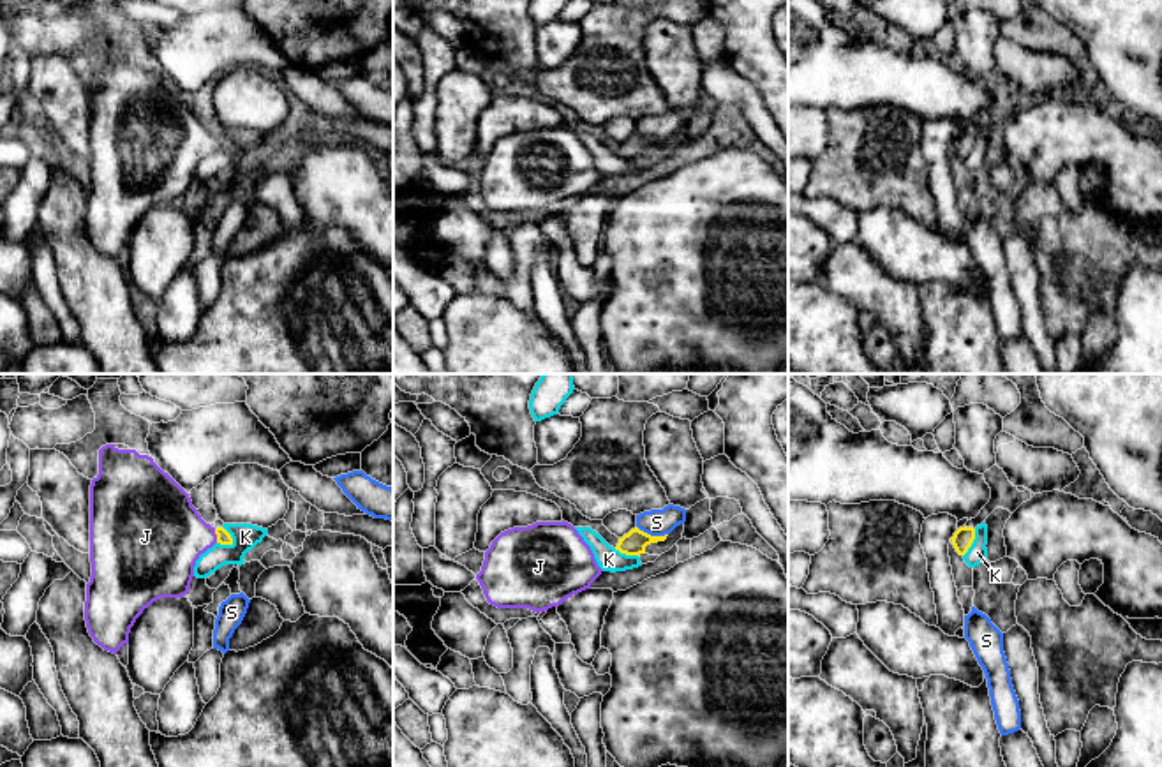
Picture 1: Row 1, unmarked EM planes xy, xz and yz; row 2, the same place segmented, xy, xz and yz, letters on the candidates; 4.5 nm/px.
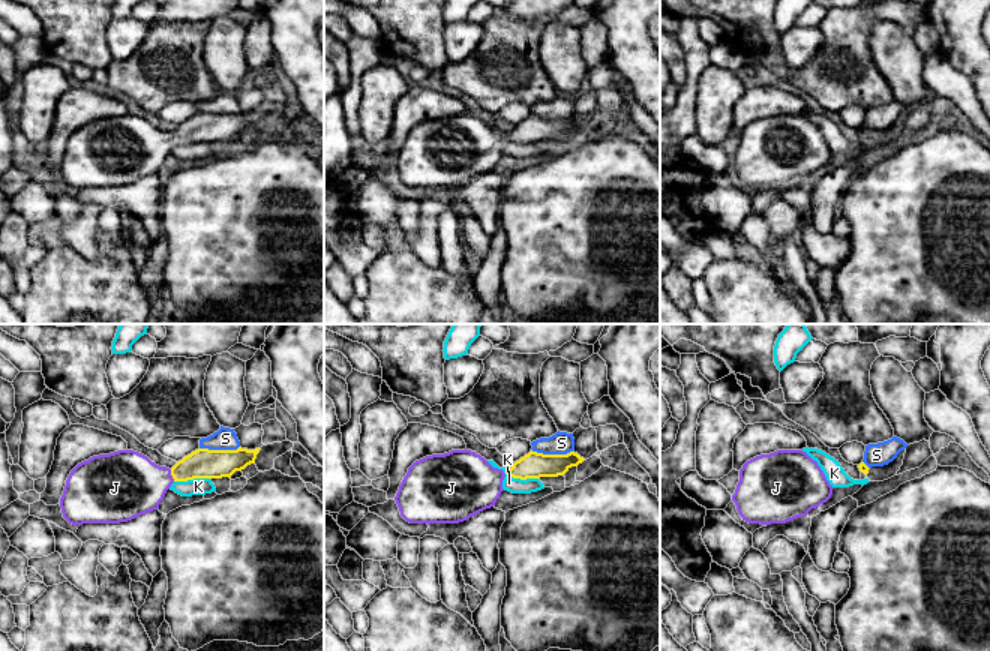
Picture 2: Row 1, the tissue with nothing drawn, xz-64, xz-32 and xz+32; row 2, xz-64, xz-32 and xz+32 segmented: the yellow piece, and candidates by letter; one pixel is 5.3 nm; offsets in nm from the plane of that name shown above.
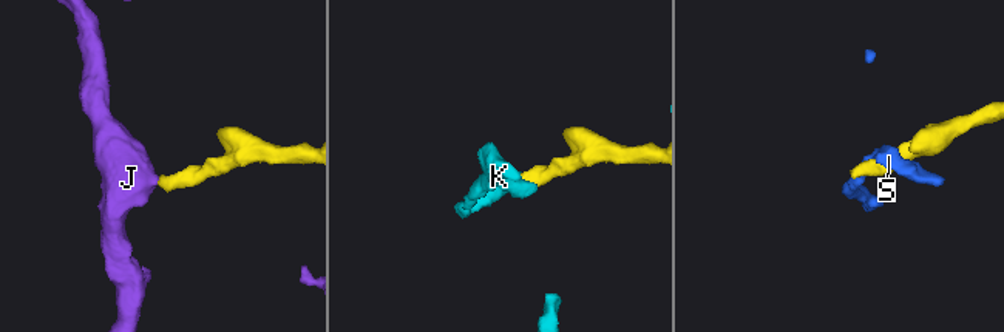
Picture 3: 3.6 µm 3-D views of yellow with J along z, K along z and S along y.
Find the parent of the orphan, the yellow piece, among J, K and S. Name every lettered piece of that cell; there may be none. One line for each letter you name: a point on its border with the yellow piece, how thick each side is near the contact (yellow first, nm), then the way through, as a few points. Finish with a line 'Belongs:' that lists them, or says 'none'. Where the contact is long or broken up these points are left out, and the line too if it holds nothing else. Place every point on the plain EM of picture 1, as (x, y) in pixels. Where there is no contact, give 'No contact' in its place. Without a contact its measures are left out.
J: Touches yellow at xy (217, 141). Thickness 60 nm (yellow) against 380 nm. Path across: xy (223, 141), (217, 141), (163, 140)
Belongs: J

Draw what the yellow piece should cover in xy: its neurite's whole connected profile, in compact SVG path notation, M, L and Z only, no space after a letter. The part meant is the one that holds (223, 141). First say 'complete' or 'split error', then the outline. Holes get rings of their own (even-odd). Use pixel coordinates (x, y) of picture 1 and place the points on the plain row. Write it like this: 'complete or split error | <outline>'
split error | M106 49L99 55L99 79L90 90L90 168L85 226L90 242L116 259L129 249L136 224L160 203L183 203L194 171L215 148L233 150L224 132L206 129L189 99L152 62Z

